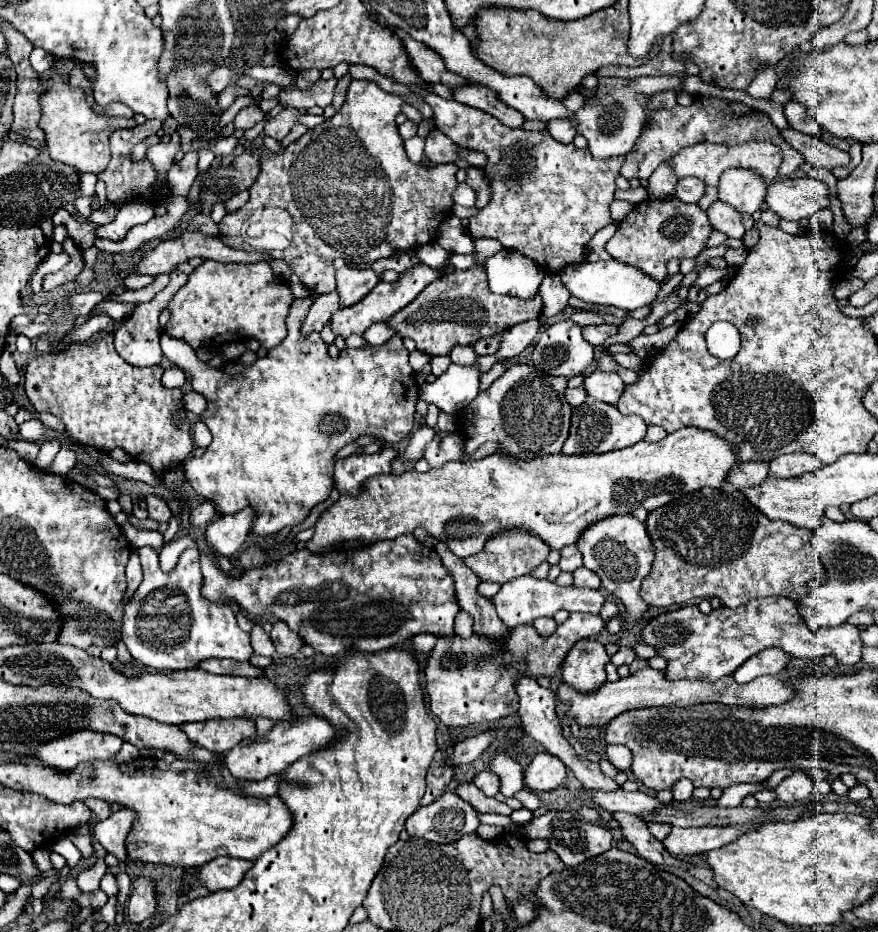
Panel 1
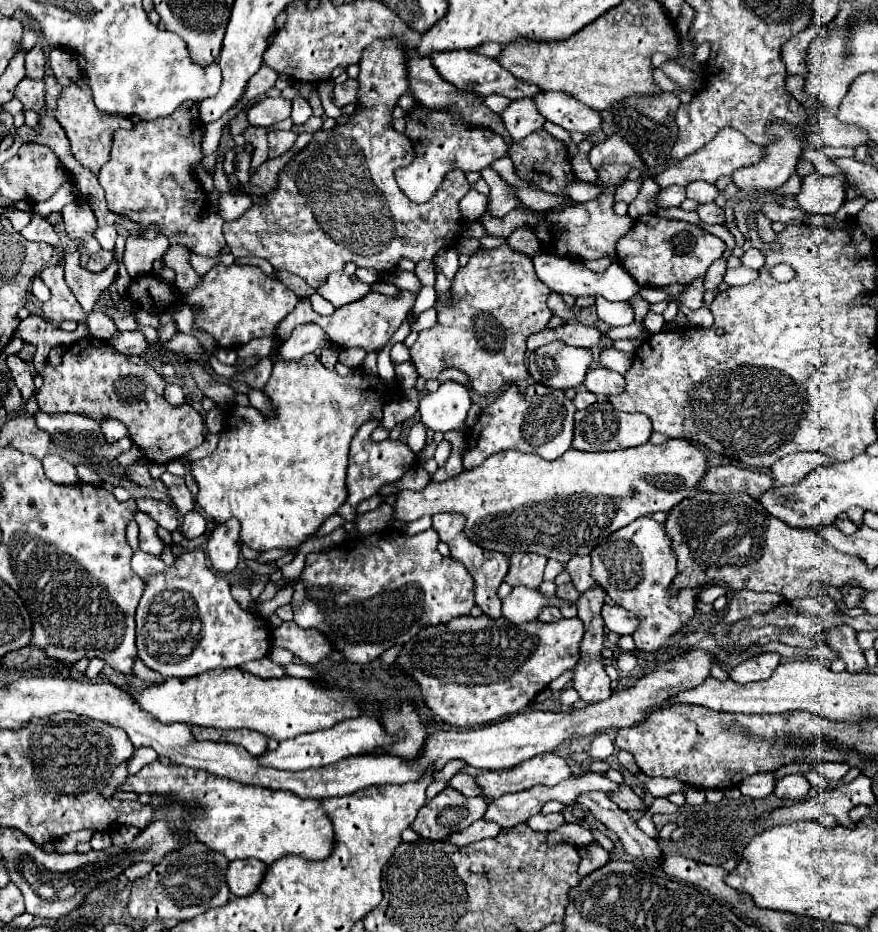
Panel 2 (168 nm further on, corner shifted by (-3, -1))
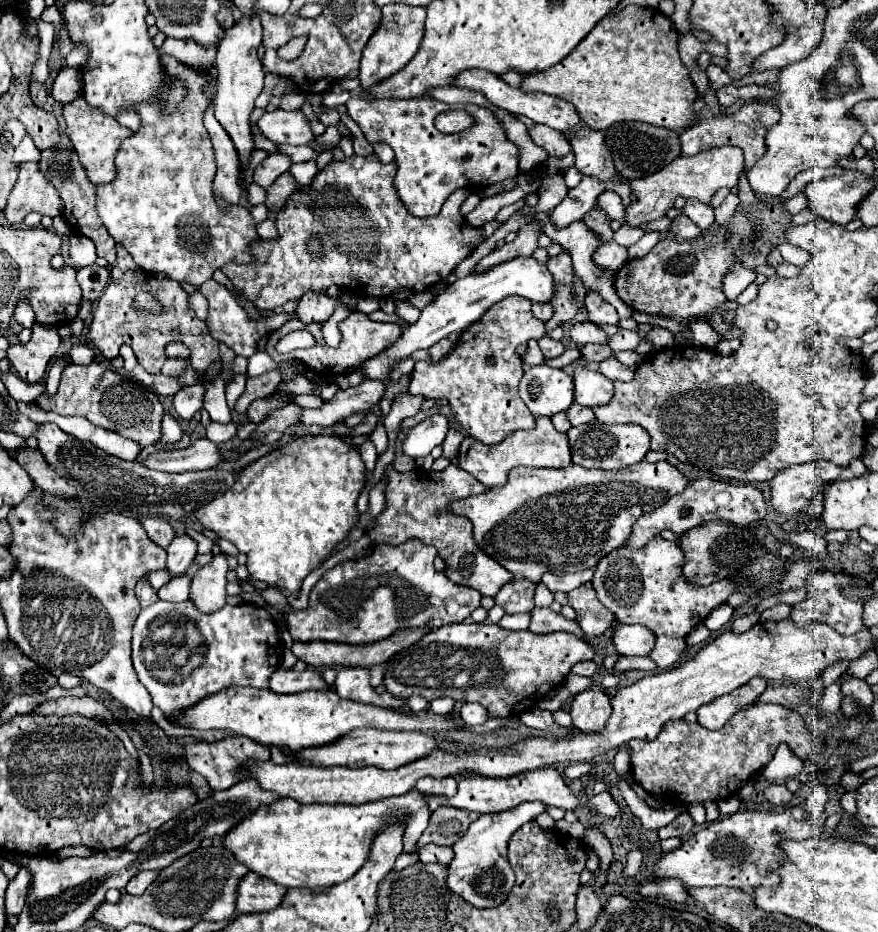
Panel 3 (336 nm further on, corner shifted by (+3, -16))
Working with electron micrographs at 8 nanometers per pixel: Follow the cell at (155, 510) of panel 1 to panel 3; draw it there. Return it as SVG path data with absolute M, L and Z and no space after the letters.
M145 518L145 520L141 520L141 524L143 524L147 536L149 536L155 544L159 544L161 548L167 548L167 546L171 544L171 540L175 538L169 522L163 520L163 518Z

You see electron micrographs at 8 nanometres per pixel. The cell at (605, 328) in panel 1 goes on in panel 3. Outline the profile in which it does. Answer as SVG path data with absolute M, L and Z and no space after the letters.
M543 336L539 340L539 348L541 348L541 352L543 352L545 358L557 358L557 356L561 356L565 352L563 342L557 342L557 340L549 338L549 336Z

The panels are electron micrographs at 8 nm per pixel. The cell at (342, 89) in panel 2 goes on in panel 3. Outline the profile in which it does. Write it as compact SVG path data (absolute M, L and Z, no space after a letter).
M353 94L345 106L369 142L387 142L393 148L399 166L393 182L397 196L417 218L437 214L447 196L457 188L487 186L517 176L519 150L515 144L507 142L501 124L487 108L473 104L459 106L473 116L473 124L459 134L443 134L435 128L433 120L437 114L453 110L453 106L431 98L373 100Z

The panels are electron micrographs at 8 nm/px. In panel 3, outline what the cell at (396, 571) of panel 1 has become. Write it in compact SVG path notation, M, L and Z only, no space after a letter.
M409 540L399 546L375 546L371 554L363 558L353 558L337 564L335 568L327 570L319 582L313 586L309 594L309 606L305 610L291 608L285 612L287 630L297 642L337 642L337 644L373 644L393 636L399 628L429 628L437 630L445 624L463 622L481 600L481 594L473 588L465 588L453 584L443 572L437 572L433 560L437 556L437 548L429 544L421 544L419 540Z

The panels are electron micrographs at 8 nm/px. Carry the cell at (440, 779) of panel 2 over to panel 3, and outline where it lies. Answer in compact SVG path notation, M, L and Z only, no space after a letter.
M415 788L409 790L403 796L393 796L369 804L359 804L359 806L329 806L329 804L299 804L293 798L281 798L273 804L259 806L255 812L251 812L245 820L241 820L233 830L229 830L223 836L223 848L227 848L241 864L245 864L249 870L253 870L259 876L267 876L269 880L287 886L287 888L329 888L333 884L339 884L347 878L351 878L367 860L369 856L369 846L373 842L373 836L391 820L405 820L405 852L415 850L417 838L423 834L427 828L431 810L425 800L425 794L419 794Z

